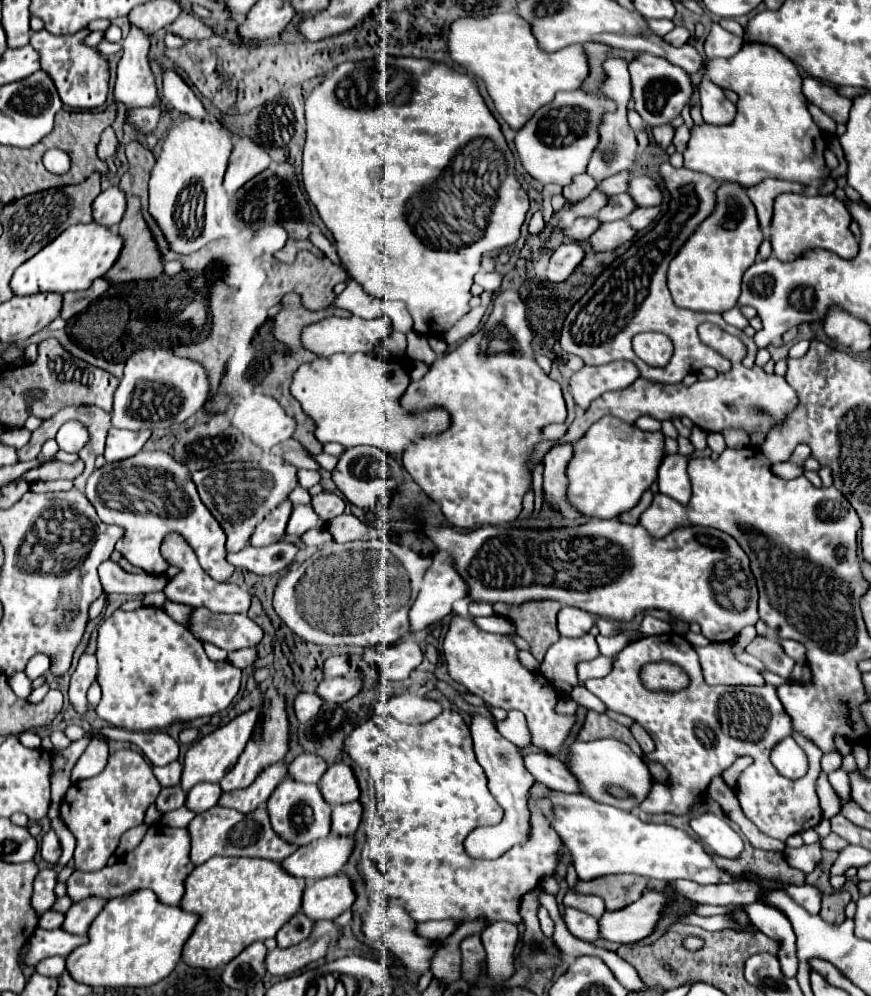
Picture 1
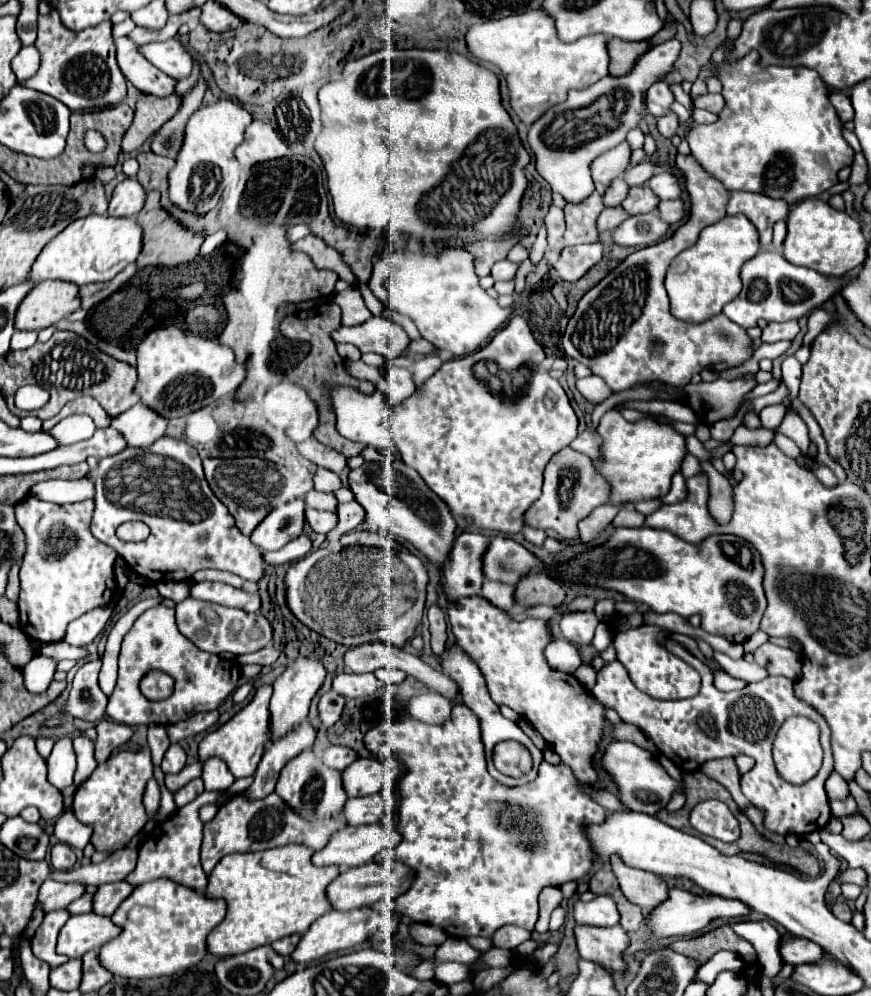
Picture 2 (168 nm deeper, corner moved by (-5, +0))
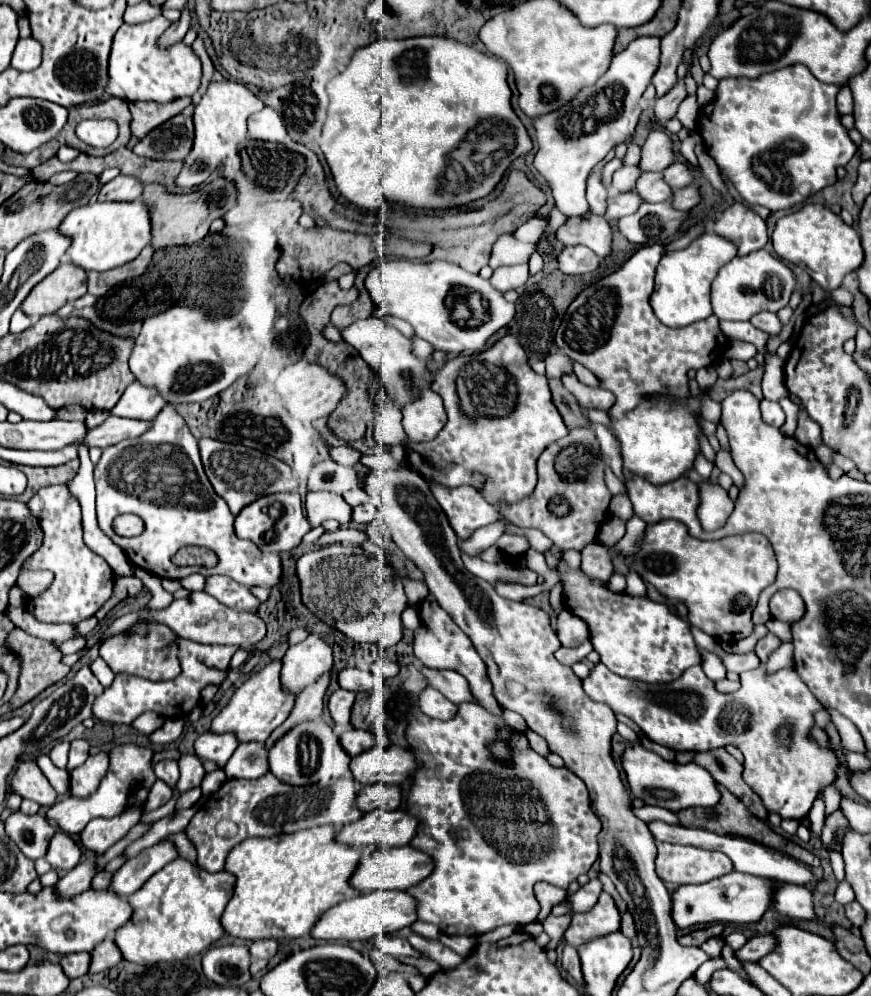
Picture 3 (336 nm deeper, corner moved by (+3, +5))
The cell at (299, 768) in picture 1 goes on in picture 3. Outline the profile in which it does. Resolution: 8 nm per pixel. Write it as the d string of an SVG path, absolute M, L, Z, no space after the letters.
M378 728L376 732L362 732L362 730L348 730L344 734L338 736L342 750L348 756L358 756L364 750L370 750L374 746L388 746L388 738L384 734L382 728Z

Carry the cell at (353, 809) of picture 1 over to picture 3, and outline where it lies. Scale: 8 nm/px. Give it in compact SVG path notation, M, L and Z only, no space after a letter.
M370 784L362 786L358 790L358 796L354 798L354 806L360 812L372 812L372 810L396 810L402 802L400 786L392 784Z

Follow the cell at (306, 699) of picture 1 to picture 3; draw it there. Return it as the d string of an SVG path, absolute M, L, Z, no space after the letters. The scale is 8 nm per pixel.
M338 688L330 698L328 698L328 710L330 716L336 724L350 724L350 706L354 702L354 694L348 690Z

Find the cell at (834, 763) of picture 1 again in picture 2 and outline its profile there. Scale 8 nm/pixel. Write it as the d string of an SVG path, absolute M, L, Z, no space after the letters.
M834 771L830 777L828 777L828 781L826 781L826 793L828 793L828 797L834 801L834 799L838 799L838 801L842 801L842 799L846 799L848 795L850 795L850 789L848 789L848 783Z

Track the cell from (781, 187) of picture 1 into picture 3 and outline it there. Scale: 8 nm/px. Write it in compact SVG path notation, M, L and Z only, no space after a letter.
M736 200L714 222L714 232L732 240L738 246L738 256L760 250L768 242L766 222L752 208Z

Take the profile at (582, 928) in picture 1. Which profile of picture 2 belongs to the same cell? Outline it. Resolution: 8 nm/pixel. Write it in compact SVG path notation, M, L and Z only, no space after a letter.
M576 927L576 941L578 951L582 959L590 959L610 973L624 973L628 969L628 963L622 959L626 947L630 945L630 939L626 931L616 927Z

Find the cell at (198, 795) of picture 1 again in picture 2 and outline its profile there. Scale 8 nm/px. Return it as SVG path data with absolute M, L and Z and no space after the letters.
M210 757L204 763L202 779L206 791L226 791L234 783L234 775L230 773L228 765L218 757Z

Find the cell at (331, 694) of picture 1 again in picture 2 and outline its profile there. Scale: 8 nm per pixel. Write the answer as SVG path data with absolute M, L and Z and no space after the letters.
M340 673L334 677L334 691L338 691L340 695L344 697L362 697L362 695L368 695L374 691L374 685L378 683L376 675L374 673L362 673L362 675L356 675L356 673Z

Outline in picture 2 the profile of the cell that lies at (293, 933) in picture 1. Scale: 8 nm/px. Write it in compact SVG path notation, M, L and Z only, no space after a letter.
M290 935L290 937L282 937L278 941L272 941L270 947L282 957L290 957L290 953L298 947L298 941L300 941L300 935Z

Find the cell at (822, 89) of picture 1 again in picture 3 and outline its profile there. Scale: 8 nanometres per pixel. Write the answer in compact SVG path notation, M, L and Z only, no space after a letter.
M842 86L838 92L838 112L840 114L852 114L852 92L848 86Z

